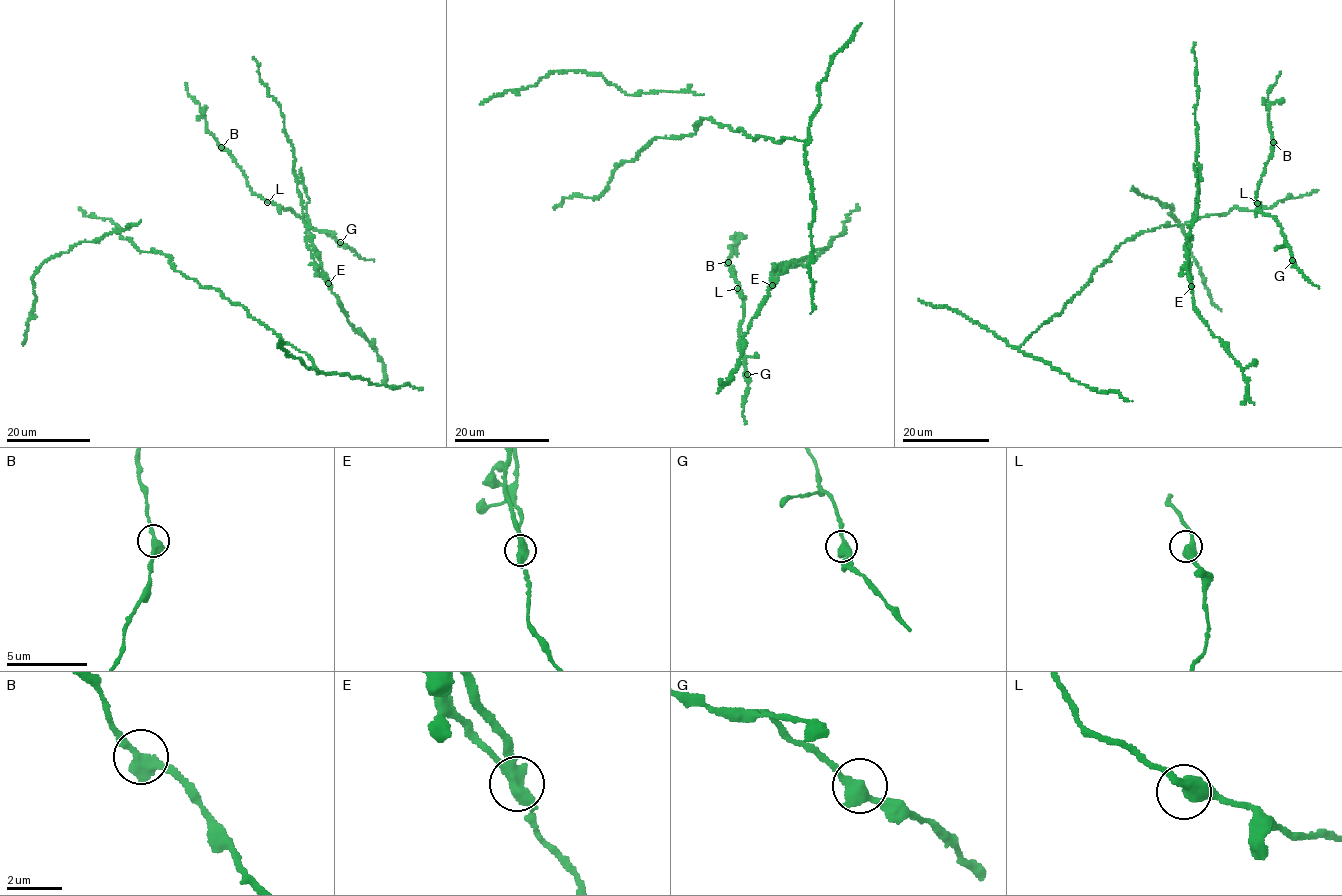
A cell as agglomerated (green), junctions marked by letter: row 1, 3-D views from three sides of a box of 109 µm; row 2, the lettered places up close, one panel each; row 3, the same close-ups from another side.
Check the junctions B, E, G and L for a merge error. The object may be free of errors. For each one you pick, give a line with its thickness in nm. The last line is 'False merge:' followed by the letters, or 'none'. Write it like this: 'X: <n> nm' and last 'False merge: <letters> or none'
E: 480 nm
False merge: E

